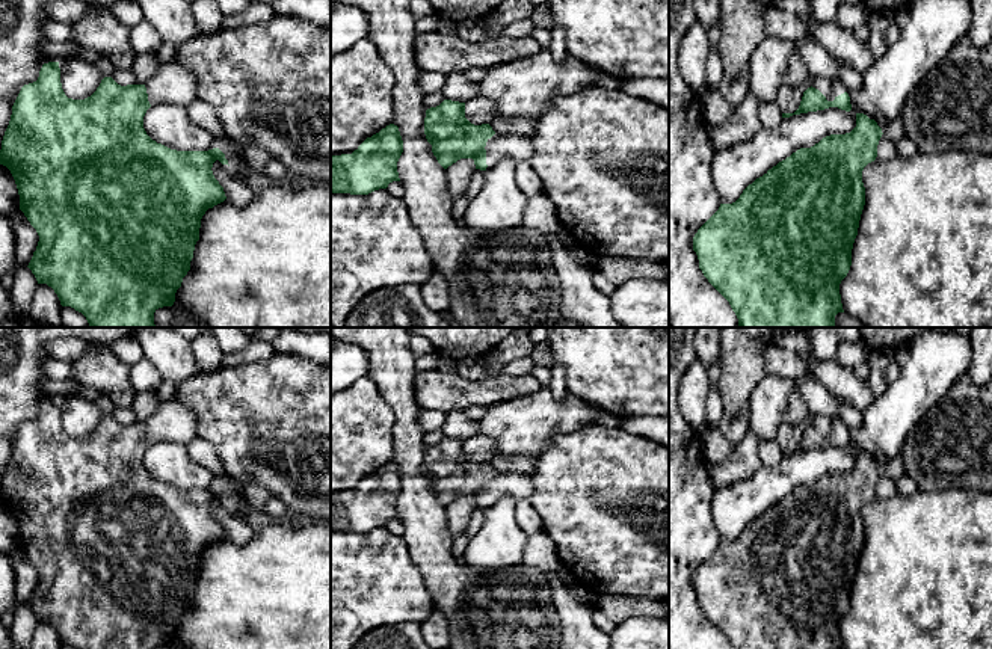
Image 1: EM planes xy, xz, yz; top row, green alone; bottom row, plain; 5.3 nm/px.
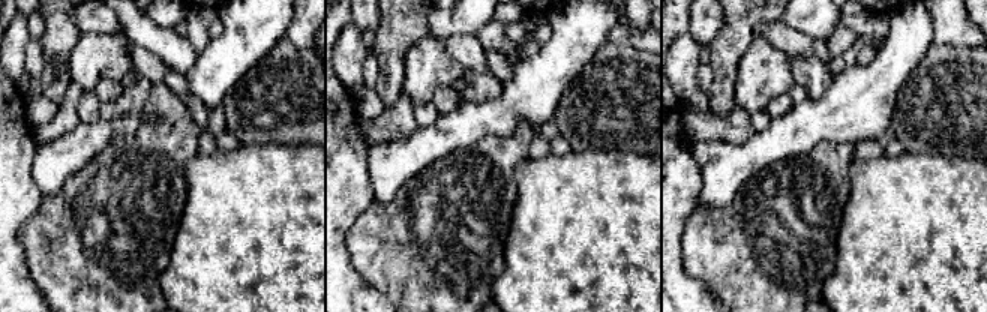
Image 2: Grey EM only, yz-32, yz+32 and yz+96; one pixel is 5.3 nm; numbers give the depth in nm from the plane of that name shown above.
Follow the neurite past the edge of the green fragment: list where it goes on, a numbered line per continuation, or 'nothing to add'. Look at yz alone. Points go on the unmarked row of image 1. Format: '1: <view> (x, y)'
1: yz (831, 427)

